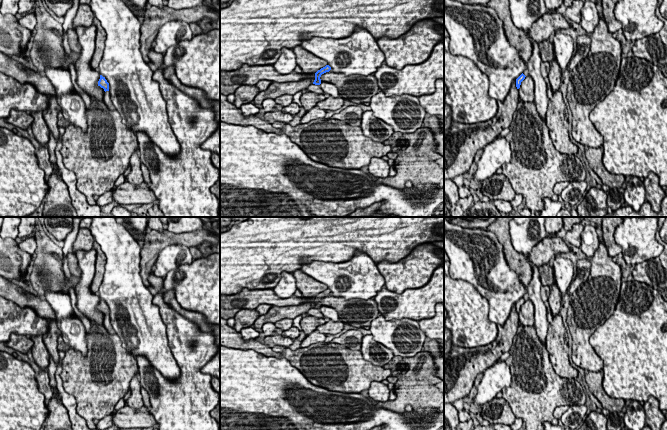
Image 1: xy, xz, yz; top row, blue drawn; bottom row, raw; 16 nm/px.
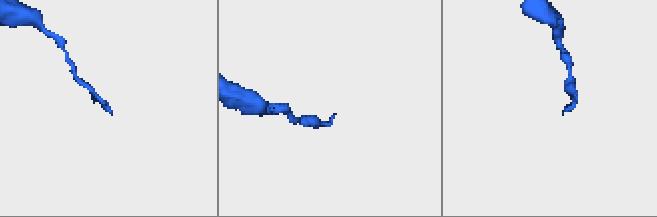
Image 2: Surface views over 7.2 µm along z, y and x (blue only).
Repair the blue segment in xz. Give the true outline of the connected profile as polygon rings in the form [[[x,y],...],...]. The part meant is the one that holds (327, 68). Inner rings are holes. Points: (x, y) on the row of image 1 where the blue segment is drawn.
[[[326,65],[325,67],[318,70],[315,73],[315,80],[314,80],[313,84],[320,85],[321,84],[321,79],[320,79],[321,75],[326,73],[326,72],[329,72],[330,70],[331,70],[331,67],[329,65]]]

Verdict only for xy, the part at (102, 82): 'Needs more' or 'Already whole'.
Needs more

